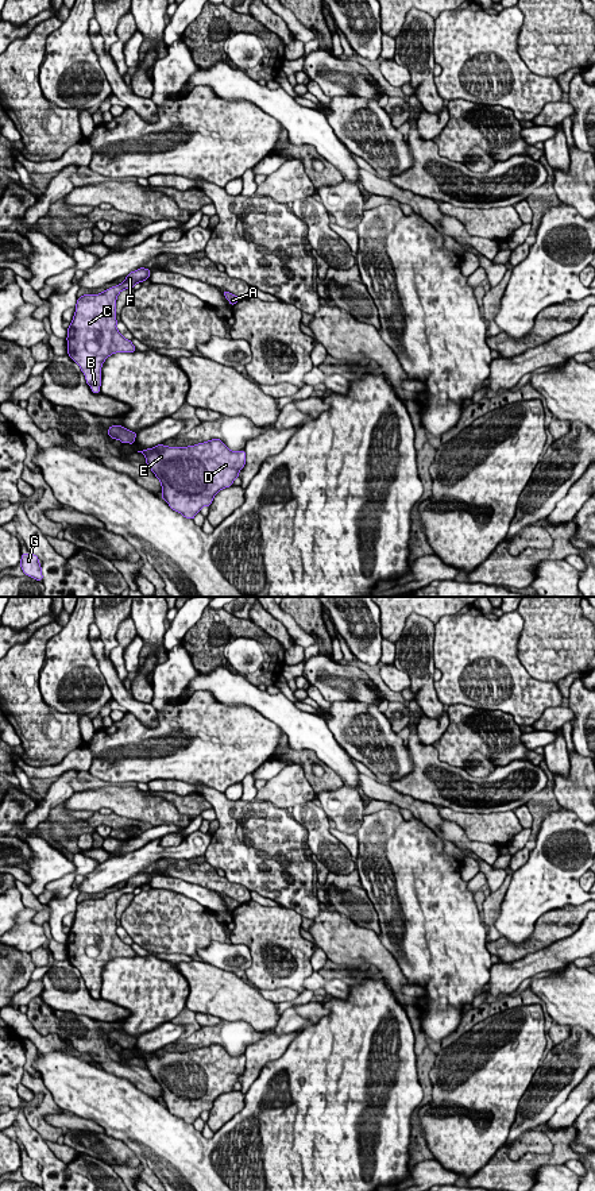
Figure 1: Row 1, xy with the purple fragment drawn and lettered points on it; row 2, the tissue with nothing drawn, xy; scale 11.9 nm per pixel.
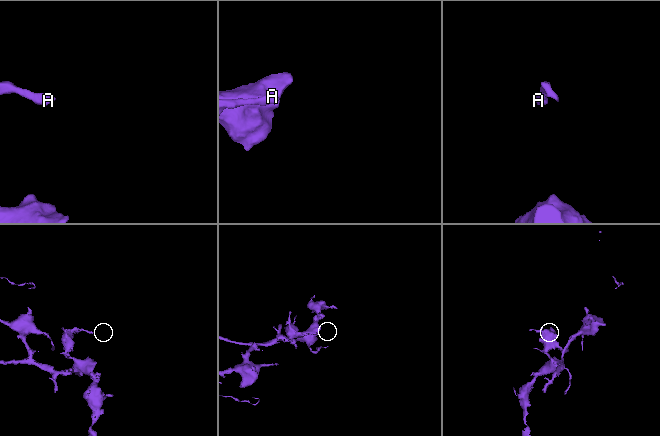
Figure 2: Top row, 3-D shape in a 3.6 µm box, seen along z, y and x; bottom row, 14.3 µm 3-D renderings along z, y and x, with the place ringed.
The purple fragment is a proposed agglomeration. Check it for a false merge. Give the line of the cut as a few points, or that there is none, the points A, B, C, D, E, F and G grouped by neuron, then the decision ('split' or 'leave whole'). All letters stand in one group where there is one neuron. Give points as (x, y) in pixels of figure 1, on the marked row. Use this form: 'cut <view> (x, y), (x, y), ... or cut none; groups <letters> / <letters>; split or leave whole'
cut none; groups A B C D E F G; leave whole

